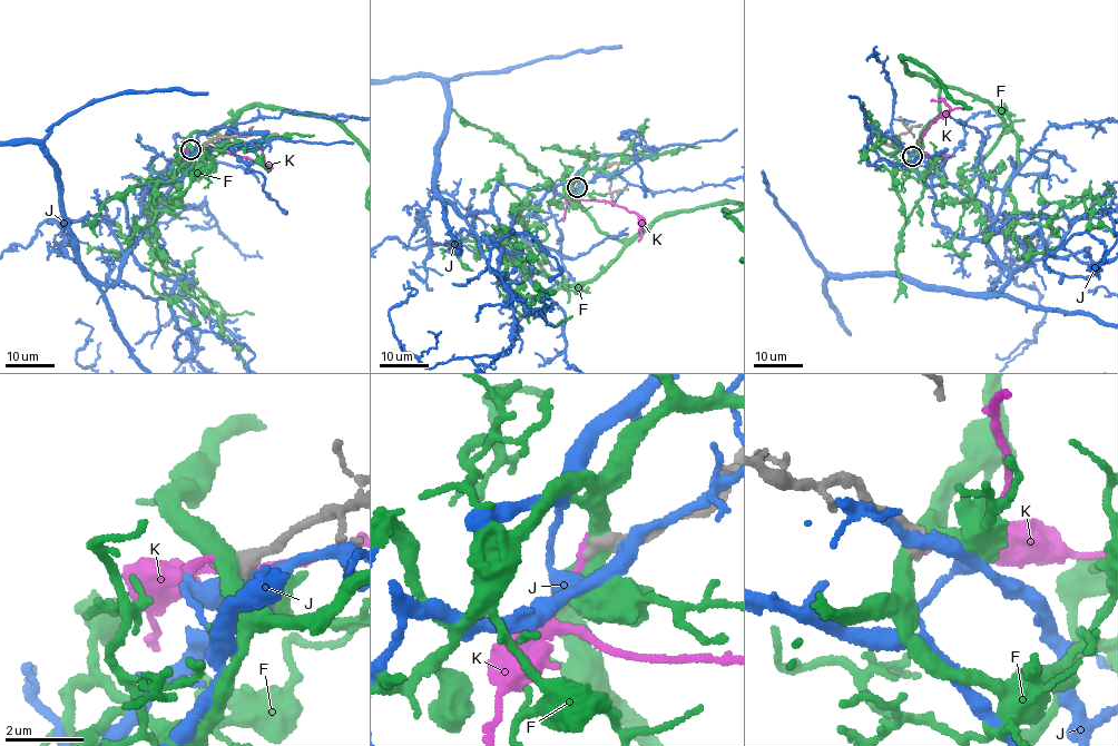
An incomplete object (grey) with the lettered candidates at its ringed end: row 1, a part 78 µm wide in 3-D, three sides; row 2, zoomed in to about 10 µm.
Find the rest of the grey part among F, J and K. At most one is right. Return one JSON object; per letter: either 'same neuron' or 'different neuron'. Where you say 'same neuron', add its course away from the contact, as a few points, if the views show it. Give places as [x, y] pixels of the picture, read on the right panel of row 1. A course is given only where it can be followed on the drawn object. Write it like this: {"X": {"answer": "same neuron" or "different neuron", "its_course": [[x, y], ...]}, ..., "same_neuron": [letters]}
{"F": {"answer": "different neuron"}, "J": {"answer": "different neuron"}, "K": {"answer": "different neuron"}, "same_neuron": []}

